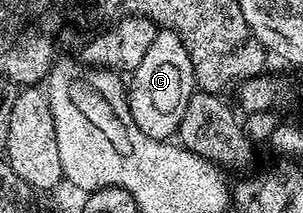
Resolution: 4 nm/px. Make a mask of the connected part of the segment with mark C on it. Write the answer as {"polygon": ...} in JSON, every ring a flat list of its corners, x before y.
{"polygon":[[161,28,142,63,131,70,130,77,132,85,130,81,127,86,128,106,134,123,138,123,140,130,155,141,175,138,180,132,182,115,186,115,186,107,198,89,190,55,180,36,173,29]]}

